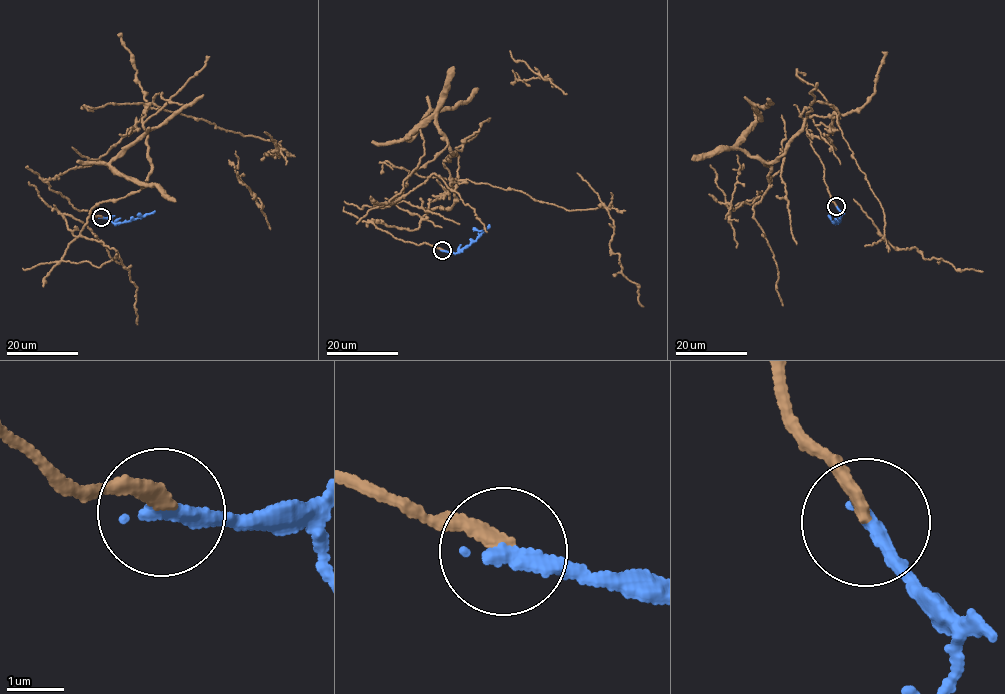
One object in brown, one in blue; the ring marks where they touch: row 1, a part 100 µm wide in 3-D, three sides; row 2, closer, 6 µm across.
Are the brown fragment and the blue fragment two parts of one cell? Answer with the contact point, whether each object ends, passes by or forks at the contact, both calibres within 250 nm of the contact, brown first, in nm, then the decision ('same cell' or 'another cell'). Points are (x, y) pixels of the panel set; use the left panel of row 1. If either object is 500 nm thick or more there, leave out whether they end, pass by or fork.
place (101, 217); brown ends; blue ends; calibres 260 and 300 nm; another cell

